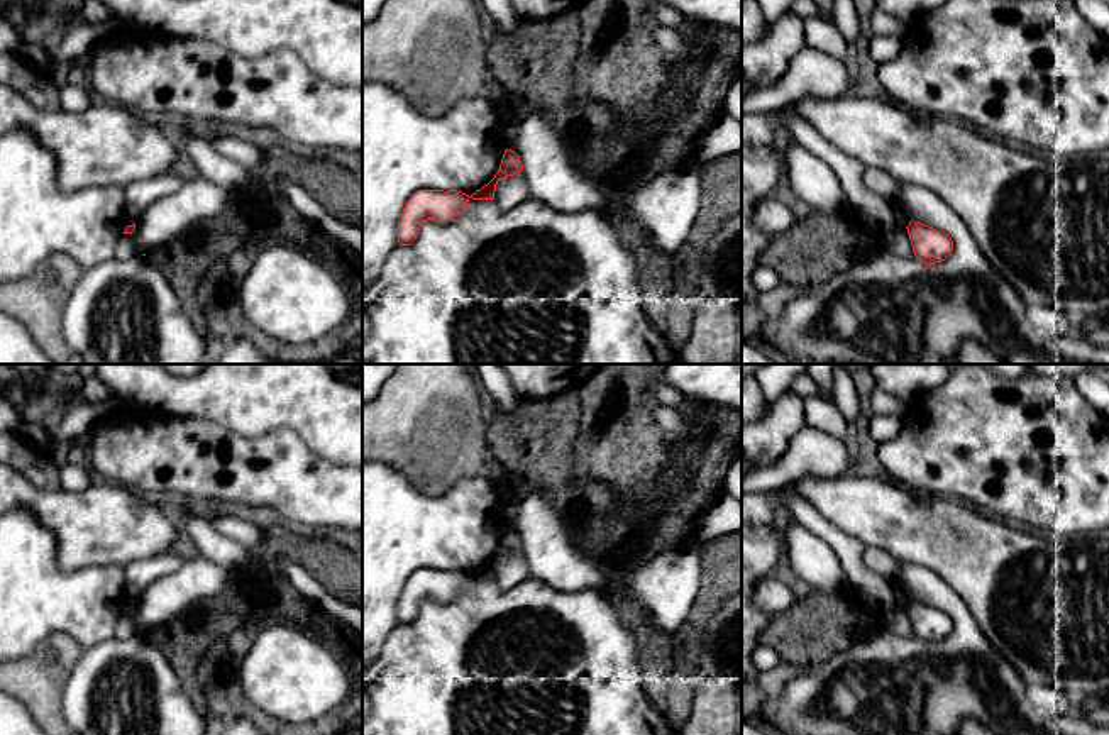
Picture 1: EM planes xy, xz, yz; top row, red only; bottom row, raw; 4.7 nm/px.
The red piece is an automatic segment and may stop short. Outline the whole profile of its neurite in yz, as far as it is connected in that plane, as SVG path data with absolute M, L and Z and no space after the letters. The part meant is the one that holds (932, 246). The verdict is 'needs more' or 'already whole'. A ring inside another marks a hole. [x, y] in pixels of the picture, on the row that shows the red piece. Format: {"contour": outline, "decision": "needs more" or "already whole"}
{"contour": "M914 220L906 229L916 259L924 264L941 262L952 254L953 240L948 234Z", "decision": "already whole"}

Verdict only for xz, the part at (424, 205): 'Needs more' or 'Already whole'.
Already whole

